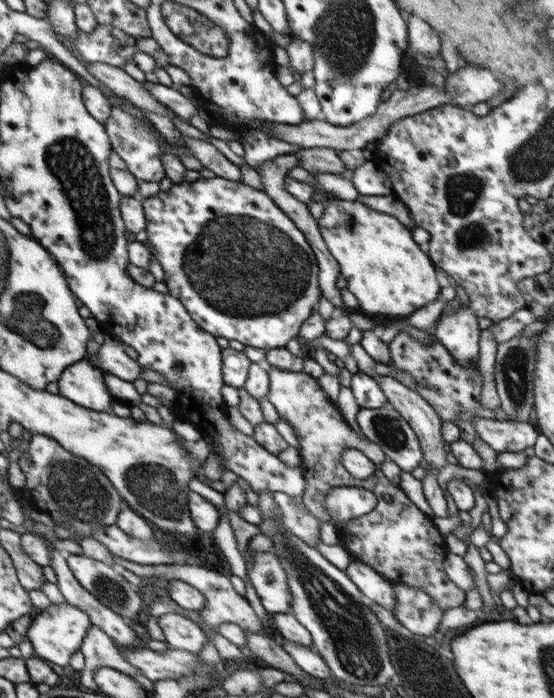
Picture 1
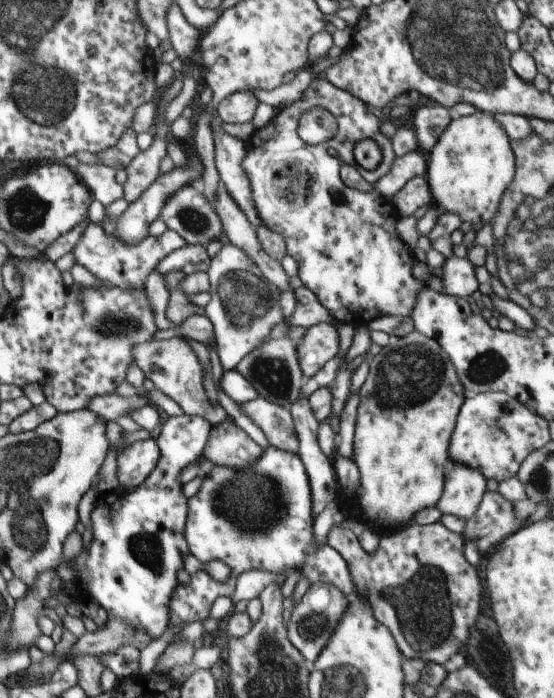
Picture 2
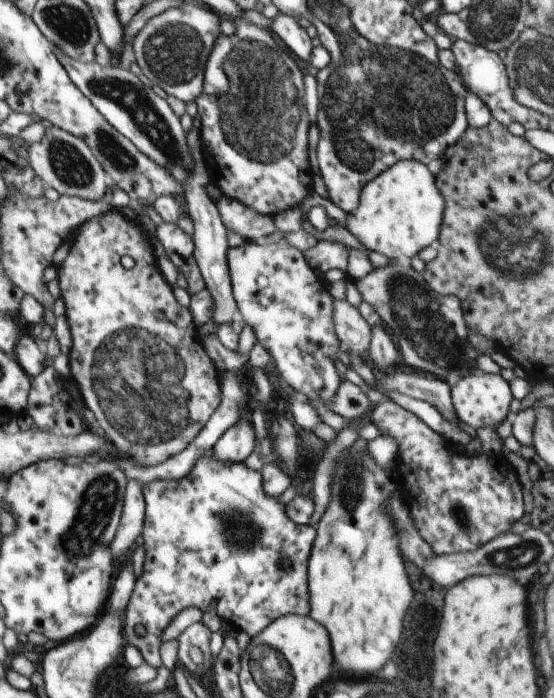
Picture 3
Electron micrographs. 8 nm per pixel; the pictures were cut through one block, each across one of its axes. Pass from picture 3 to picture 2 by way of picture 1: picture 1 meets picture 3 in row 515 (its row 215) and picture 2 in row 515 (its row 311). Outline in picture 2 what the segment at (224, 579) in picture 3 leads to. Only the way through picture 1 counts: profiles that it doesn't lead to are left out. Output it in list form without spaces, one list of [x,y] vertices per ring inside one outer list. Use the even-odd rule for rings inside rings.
[[[270,444],[268,448],[263,448],[263,450],[264,452],[256,460],[256,464],[250,464],[250,466],[240,468],[240,470],[214,465],[212,472],[202,480],[202,486],[198,492],[189,499],[191,512],[187,523],[187,540],[192,554],[204,564],[208,564],[212,560],[222,560],[231,572],[226,582],[218,582],[204,570],[199,570],[196,574],[192,574],[188,584],[180,583],[180,590],[175,592],[175,598],[172,599],[171,604],[172,620],[176,622],[172,626],[206,620],[206,616],[212,608],[212,602],[218,596],[231,597],[240,574],[251,568],[262,568],[262,570],[274,574],[284,572],[286,577],[294,572],[300,572],[300,576],[308,578],[310,583],[332,584],[349,598],[354,597],[356,584],[350,576],[348,564],[344,562],[340,553],[336,552],[330,545],[316,544],[316,540],[314,540],[312,489],[304,463],[300,460],[299,455],[284,452],[284,450],[274,448]]]

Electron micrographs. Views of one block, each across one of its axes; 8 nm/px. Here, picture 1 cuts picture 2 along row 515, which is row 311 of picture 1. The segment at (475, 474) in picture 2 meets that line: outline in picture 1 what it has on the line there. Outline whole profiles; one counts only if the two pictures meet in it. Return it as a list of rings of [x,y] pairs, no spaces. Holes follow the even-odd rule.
[[[461,304],[454,312],[440,316],[434,336],[464,367],[478,366],[481,329],[478,317],[468,305]]]

